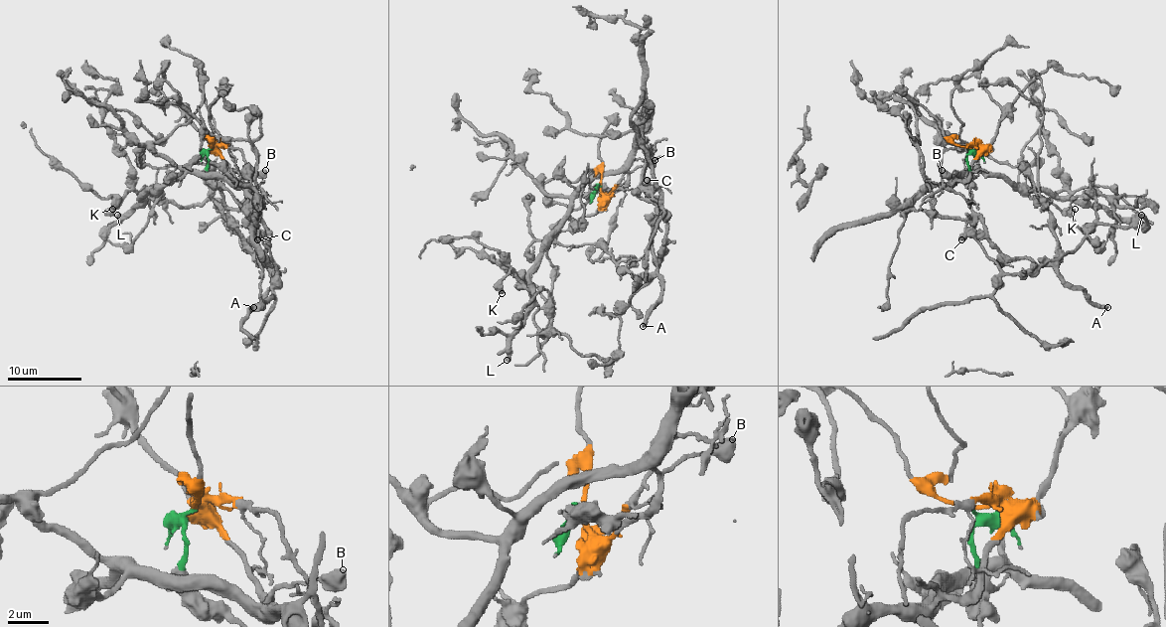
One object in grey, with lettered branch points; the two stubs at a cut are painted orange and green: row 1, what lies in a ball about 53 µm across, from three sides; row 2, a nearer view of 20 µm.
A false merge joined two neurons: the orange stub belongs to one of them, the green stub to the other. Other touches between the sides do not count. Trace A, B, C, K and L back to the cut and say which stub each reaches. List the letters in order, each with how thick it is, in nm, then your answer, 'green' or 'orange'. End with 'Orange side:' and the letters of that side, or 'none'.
A: 360 nm | green
B: 550 nm | orange
C: 600 nm | green
K: 500 nm | orange
L: 400 nm | orange
Orange side: B, K, L

